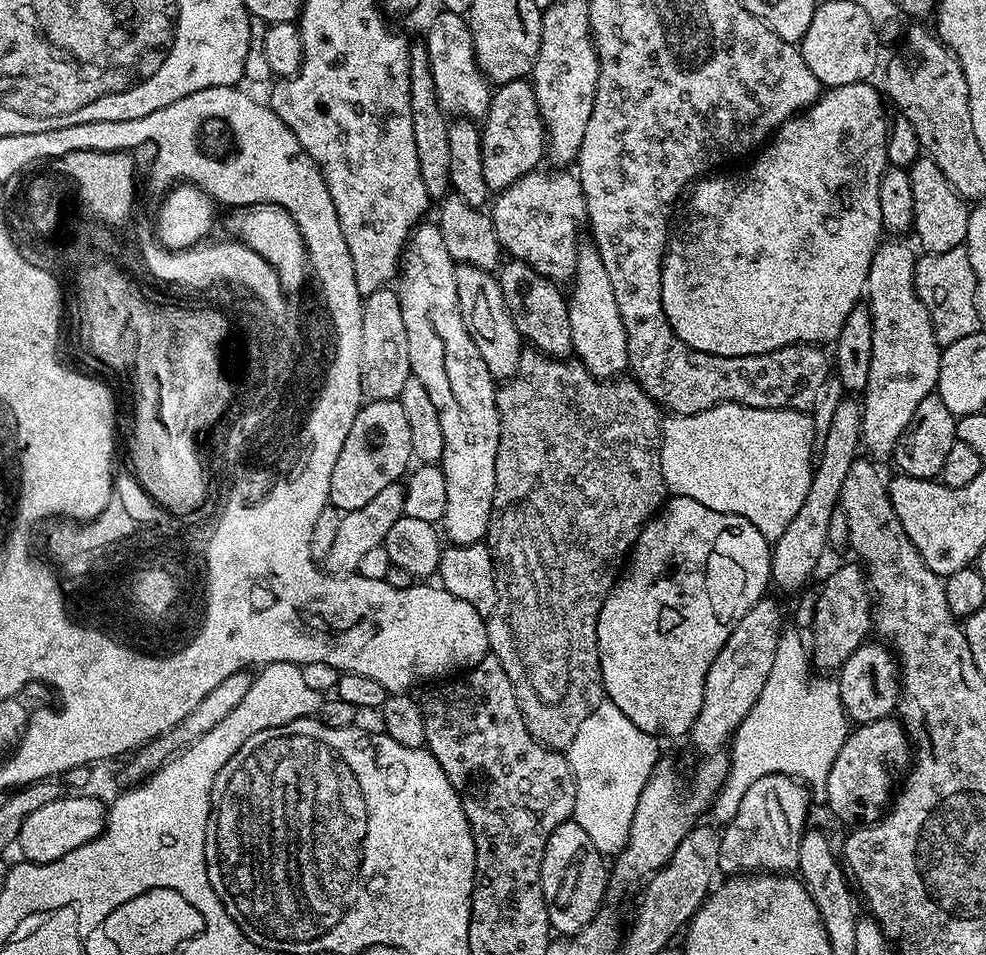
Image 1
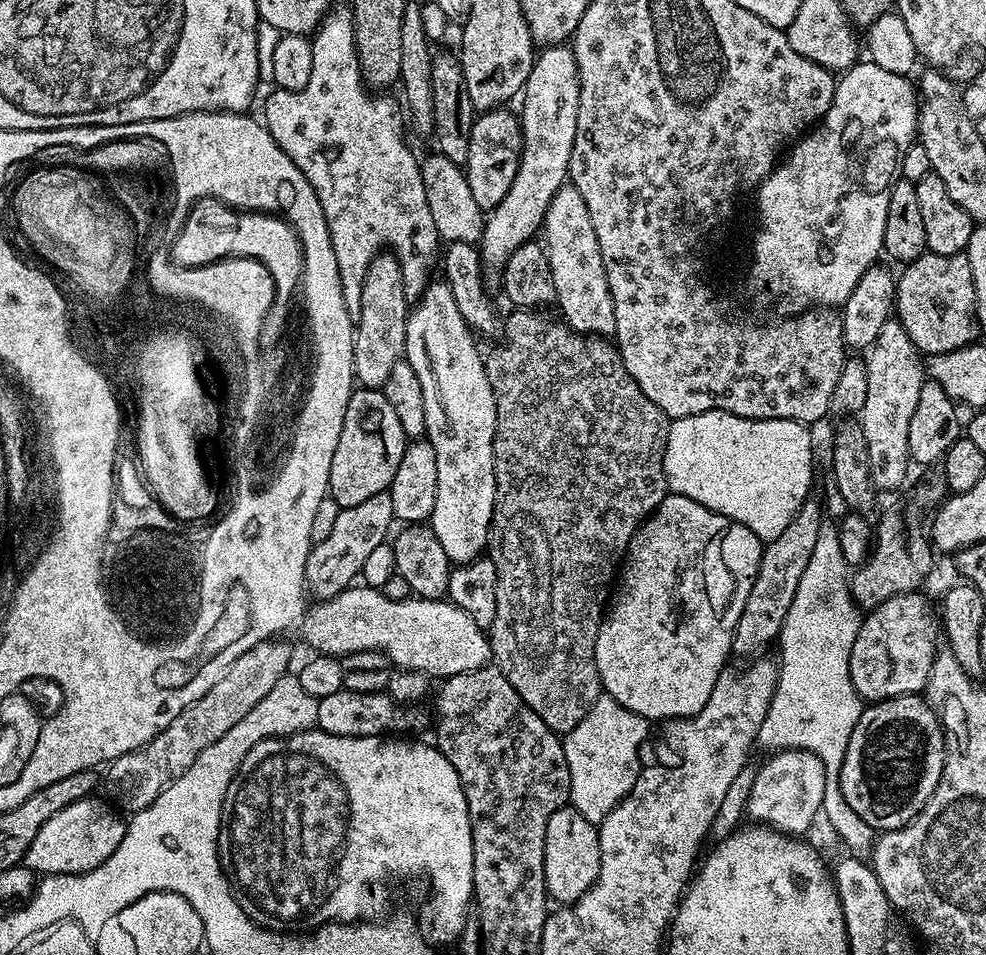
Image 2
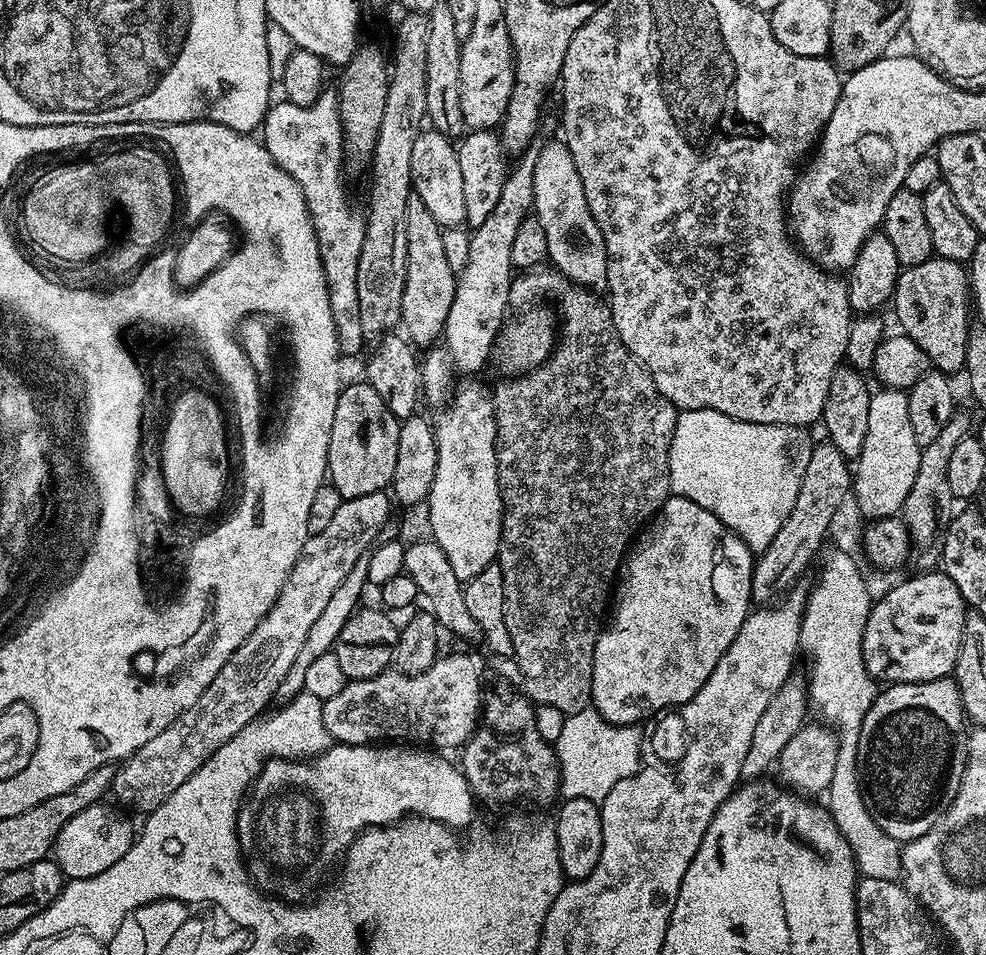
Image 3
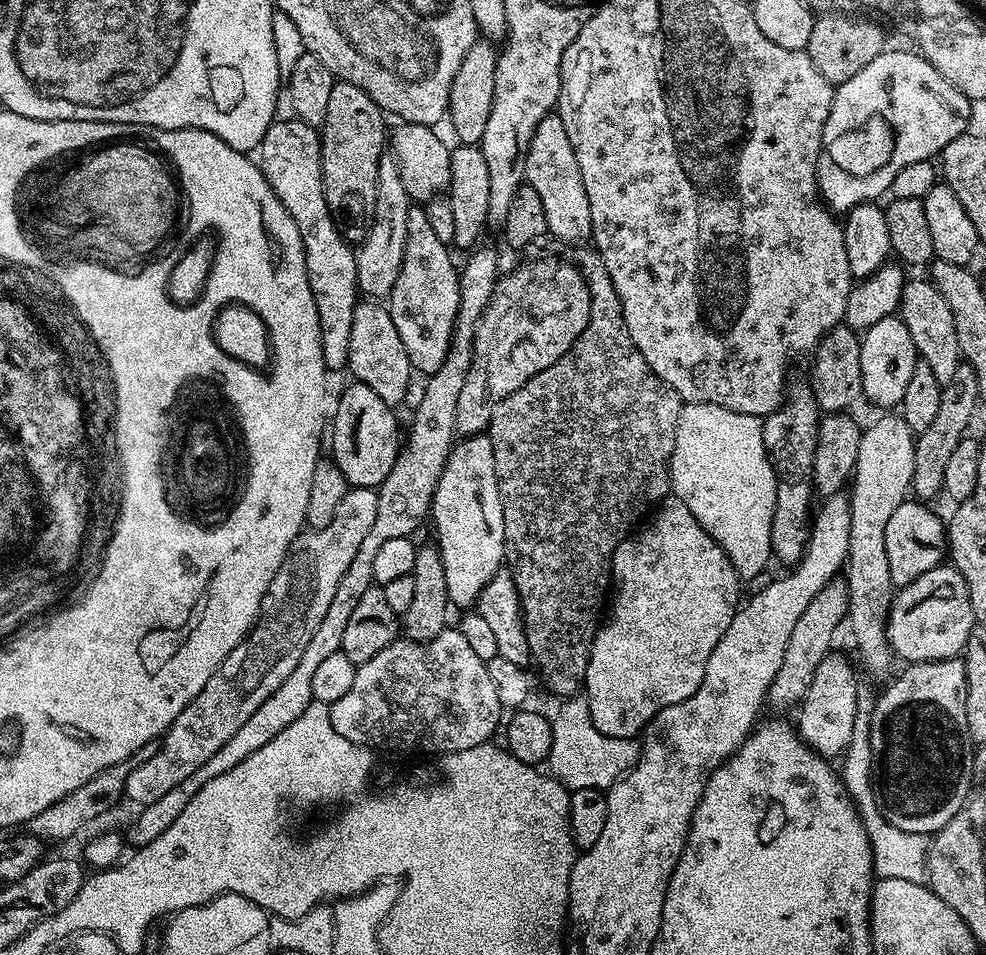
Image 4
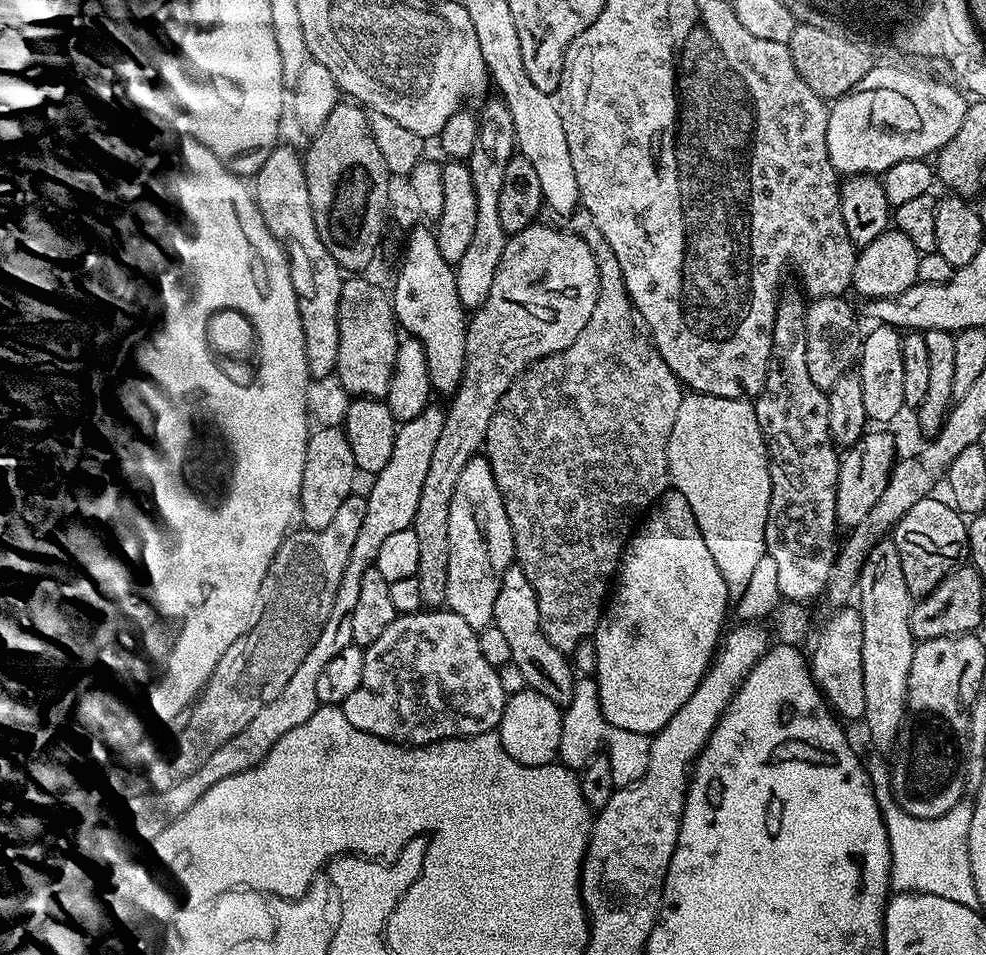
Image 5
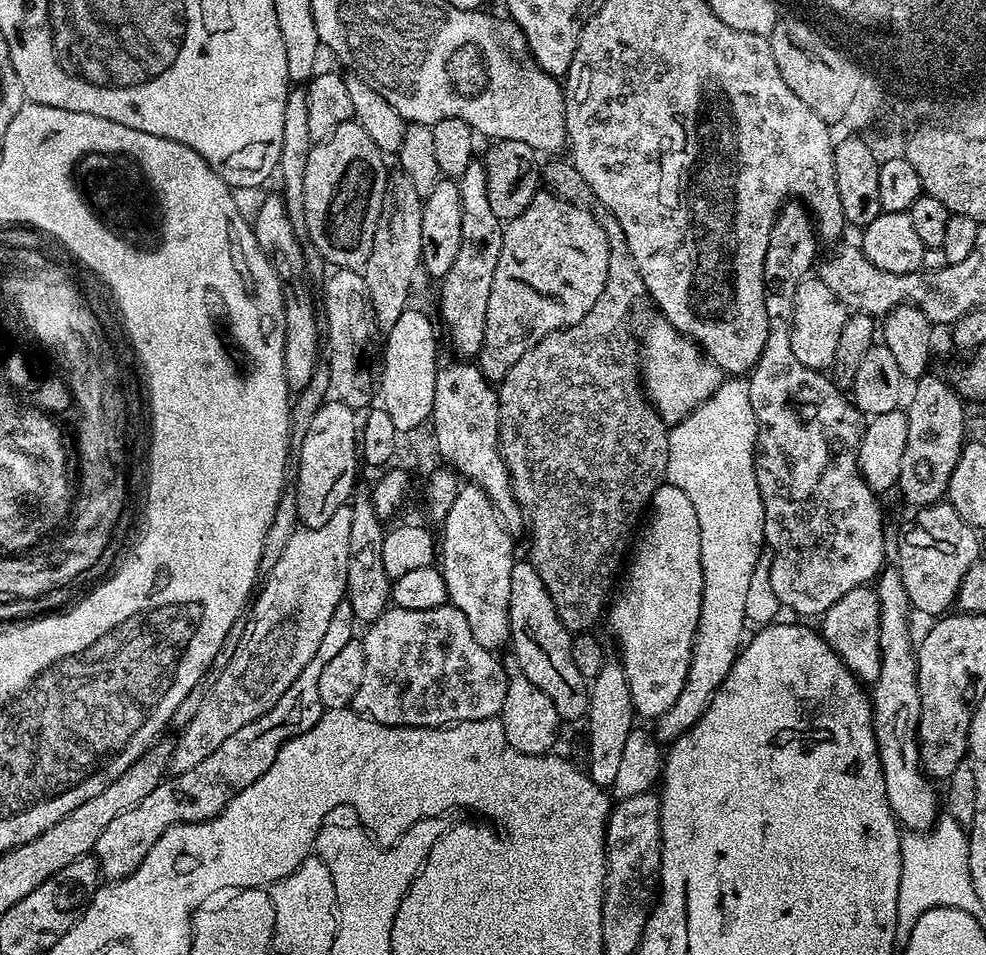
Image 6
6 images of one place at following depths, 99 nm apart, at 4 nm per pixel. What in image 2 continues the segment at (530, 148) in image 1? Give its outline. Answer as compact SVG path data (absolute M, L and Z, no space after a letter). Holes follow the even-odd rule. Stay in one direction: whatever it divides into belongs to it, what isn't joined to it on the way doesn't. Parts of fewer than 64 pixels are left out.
M501 106L479 113L470 134L470 158L466 158L463 167L470 182L470 194L474 194L474 202L485 210L496 208L498 202L506 198L506 190L510 190L510 182L514 182L514 174L518 174L524 134L520 129L519 115L508 110Z

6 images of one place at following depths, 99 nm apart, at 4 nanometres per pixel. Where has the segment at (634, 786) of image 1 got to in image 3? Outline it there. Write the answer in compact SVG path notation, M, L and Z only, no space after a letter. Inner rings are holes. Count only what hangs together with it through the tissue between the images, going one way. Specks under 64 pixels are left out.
M581 710L563 717L564 725L554 739L556 761L560 763L559 795L564 798L586 798L597 802L614 790L614 782L630 778L642 767L641 729L635 723L611 724L599 714L587 716Z

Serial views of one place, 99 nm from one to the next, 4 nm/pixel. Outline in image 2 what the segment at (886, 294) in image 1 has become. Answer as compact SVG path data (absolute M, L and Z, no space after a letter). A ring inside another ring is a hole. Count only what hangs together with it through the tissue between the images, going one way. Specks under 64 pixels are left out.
M890 318L886 322L886 326L882 326L882 331L879 332L878 338L874 338L871 348L867 349L866 359L864 360L866 366L866 406L862 406L862 410L858 414L858 423L860 429L866 434L866 446L870 446L870 474L872 475L872 482L877 489L884 490L884 488L896 488L904 480L904 475L910 469L910 461L908 458L908 439L910 438L910 418L914 414L914 409L918 407L918 393L922 390L924 381L926 379L926 364L922 359L922 353L918 351L914 342L910 340L910 334L906 332L903 325L900 324L896 318Z

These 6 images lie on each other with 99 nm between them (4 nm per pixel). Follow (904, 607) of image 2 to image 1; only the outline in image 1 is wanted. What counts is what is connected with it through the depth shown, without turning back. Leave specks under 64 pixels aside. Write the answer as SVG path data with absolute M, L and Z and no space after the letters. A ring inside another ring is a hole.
M880 642L872 643L860 644L838 670L844 713L856 726L889 719L900 703L899 663L891 648Z

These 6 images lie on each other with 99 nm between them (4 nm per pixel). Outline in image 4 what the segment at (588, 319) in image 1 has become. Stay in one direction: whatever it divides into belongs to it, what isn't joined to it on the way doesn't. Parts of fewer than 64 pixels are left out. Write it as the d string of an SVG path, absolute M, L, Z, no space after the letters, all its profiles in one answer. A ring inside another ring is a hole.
M549 114L538 122L530 138L524 167L526 183L542 198L546 209L548 231L554 237L568 244L579 245L587 241L592 234L590 218L590 198L586 198L586 186L582 186L582 170L578 170L578 158L574 158L574 146L570 146L570 137L562 126L559 115Z

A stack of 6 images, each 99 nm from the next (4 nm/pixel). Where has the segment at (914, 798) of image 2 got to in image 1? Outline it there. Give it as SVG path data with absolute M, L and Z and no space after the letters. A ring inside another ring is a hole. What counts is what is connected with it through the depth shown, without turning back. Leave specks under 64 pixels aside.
M889 718L853 727L846 742L842 742L842 750L838 750L834 766L830 766L830 774L822 790L823 795L828 795L829 810L838 819L845 820L848 826L863 826L879 820L893 799L892 783L896 775L909 771L913 756L910 737L899 719Z

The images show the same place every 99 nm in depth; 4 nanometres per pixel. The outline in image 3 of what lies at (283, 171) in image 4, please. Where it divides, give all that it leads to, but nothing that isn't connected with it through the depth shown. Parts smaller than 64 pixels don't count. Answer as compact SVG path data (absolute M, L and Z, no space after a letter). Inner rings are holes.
M325 90L310 106L287 102L273 103L264 115L262 143L274 162L302 190L308 212L316 231L314 241L322 258L326 286L330 294L330 310L338 330L338 346L345 357L356 356L366 347L362 318L358 318L358 256L362 254L366 216L348 201L344 189L344 131L340 121L340 97L335 91Z

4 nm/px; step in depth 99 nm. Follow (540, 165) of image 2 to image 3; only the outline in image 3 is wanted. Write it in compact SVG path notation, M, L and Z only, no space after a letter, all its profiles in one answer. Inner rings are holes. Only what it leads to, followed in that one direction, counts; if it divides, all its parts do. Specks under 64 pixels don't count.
M529 150L517 160L520 161L511 165L502 186L502 198L498 198L494 211L486 217L482 226L471 229L470 262L466 262L456 277L454 302L450 302L450 314L446 314L443 347L452 360L453 369L457 373L465 372L468 378L475 377L472 375L482 371L484 363L487 365L491 361L496 336L506 323L507 312L510 312L510 286L514 279L510 253L518 235L518 226L522 226L524 219L533 211L536 152Z

